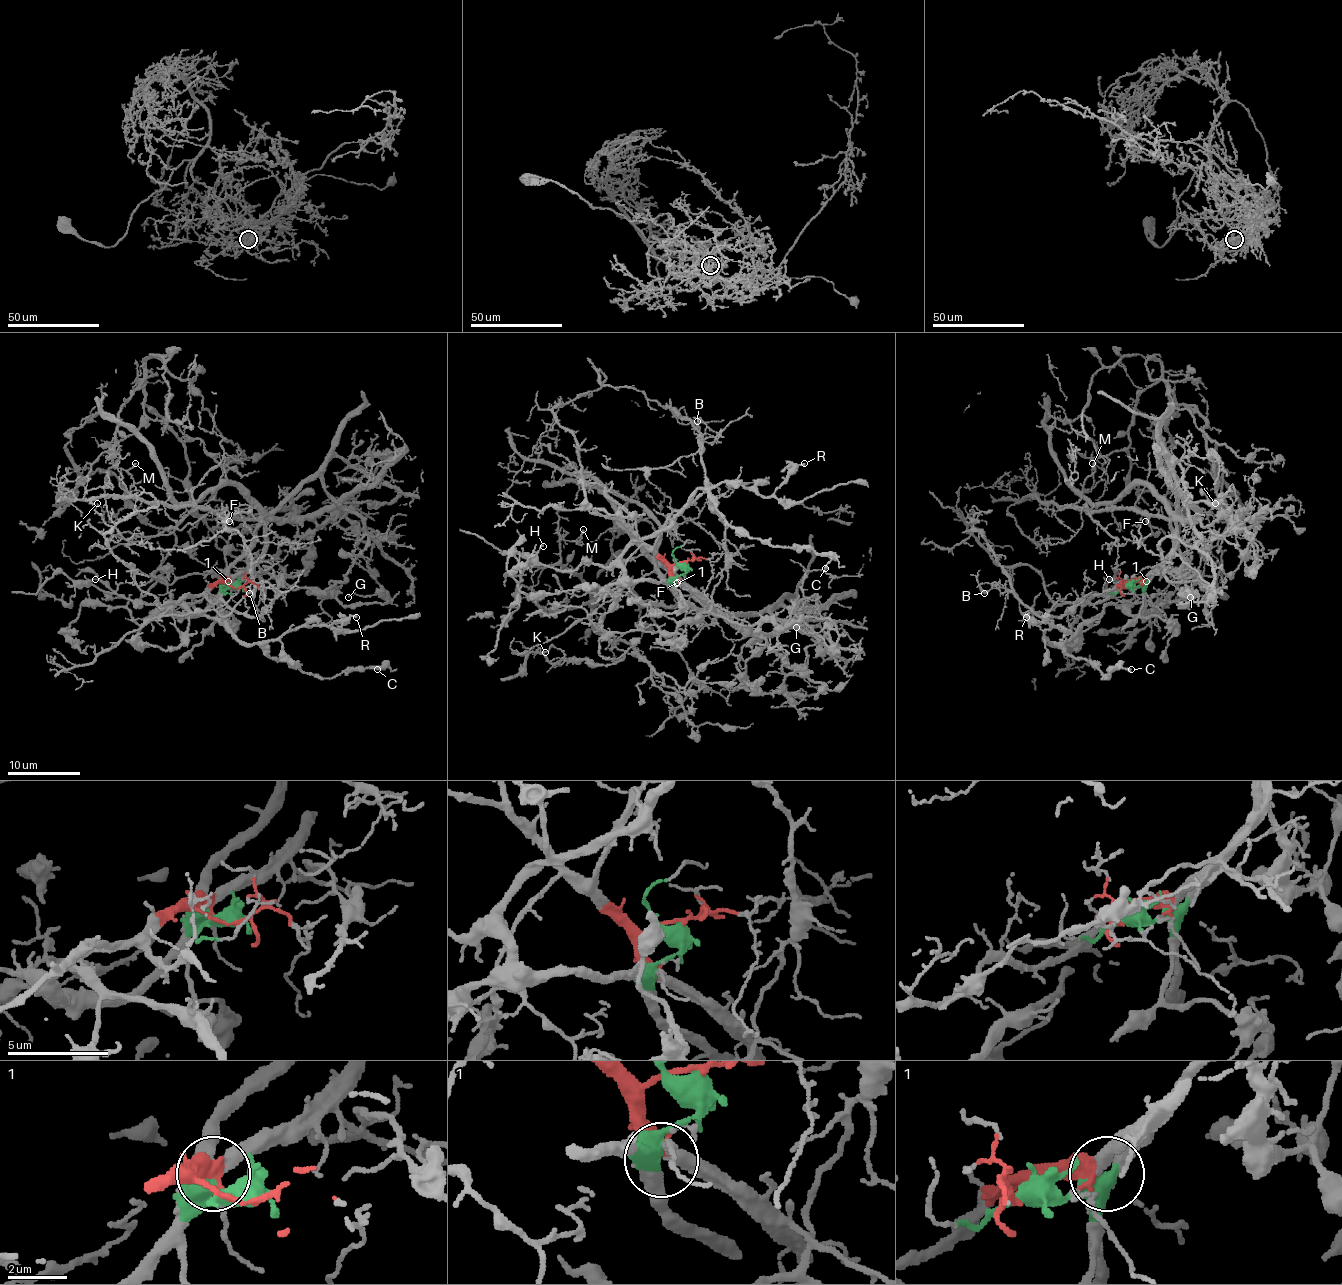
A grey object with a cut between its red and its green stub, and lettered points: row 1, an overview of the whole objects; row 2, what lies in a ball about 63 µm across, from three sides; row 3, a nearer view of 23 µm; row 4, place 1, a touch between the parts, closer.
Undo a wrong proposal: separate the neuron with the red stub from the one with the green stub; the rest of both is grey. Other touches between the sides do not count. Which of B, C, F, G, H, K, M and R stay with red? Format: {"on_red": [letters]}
{"on_red": ["B", "F", "M"]}

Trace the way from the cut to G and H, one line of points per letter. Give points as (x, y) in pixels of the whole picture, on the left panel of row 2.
G: (235, 586), (228, 570), (248, 548), (255, 572), (293, 588), (328, 592), (342, 604), (388, 601), (348, 597)
H: (235, 586), (224, 588), (199, 614), (183, 614), (108, 594), (88, 581), (95, 579)

